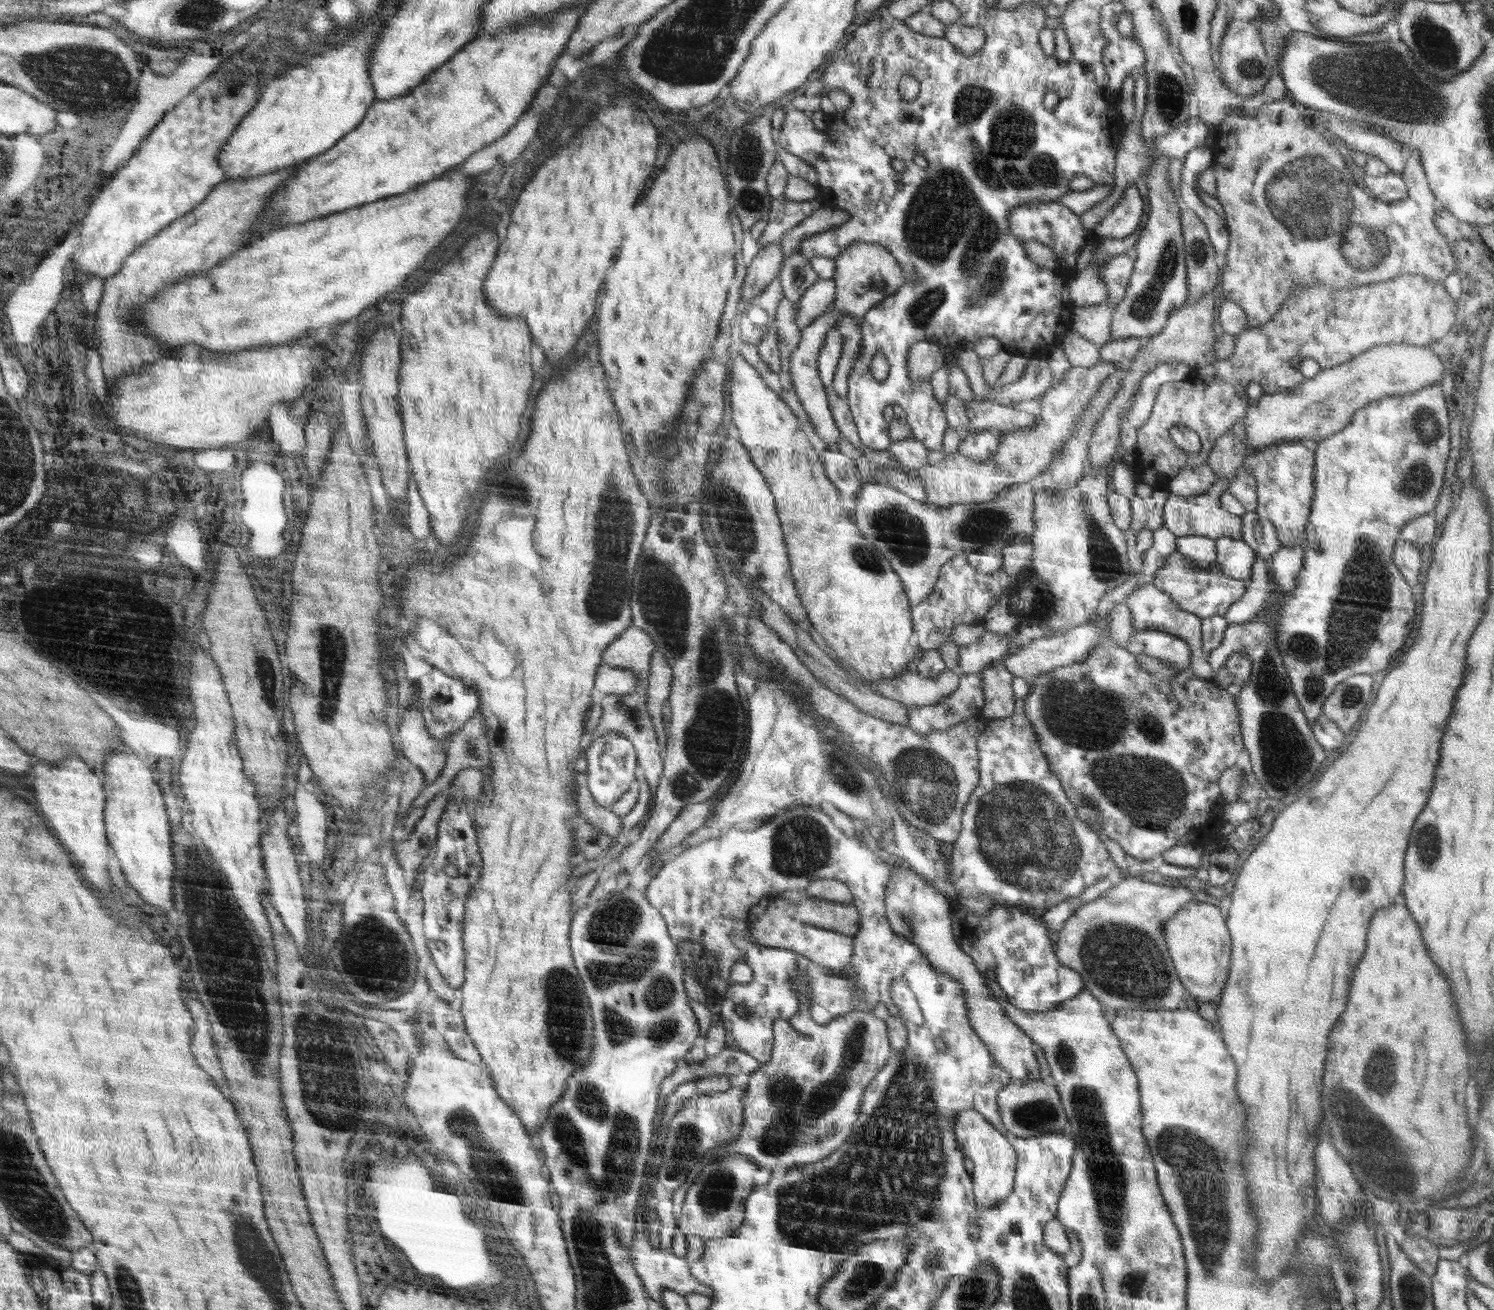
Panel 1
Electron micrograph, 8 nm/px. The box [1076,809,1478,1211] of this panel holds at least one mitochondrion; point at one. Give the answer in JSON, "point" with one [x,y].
{"point":[1378,1156]}

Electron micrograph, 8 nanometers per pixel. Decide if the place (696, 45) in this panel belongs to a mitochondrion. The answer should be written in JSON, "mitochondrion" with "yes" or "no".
{"mitochondrion":"yes"}

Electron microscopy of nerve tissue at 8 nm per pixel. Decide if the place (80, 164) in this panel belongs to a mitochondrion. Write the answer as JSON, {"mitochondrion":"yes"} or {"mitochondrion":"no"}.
{"mitochondrion":"no"}

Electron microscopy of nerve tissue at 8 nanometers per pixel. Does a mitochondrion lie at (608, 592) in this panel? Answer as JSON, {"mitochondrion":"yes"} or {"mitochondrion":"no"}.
{"mitochondrion":"yes"}

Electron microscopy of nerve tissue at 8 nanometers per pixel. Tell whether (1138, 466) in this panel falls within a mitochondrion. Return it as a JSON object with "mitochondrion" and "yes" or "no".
{"mitochondrion":"no"}

